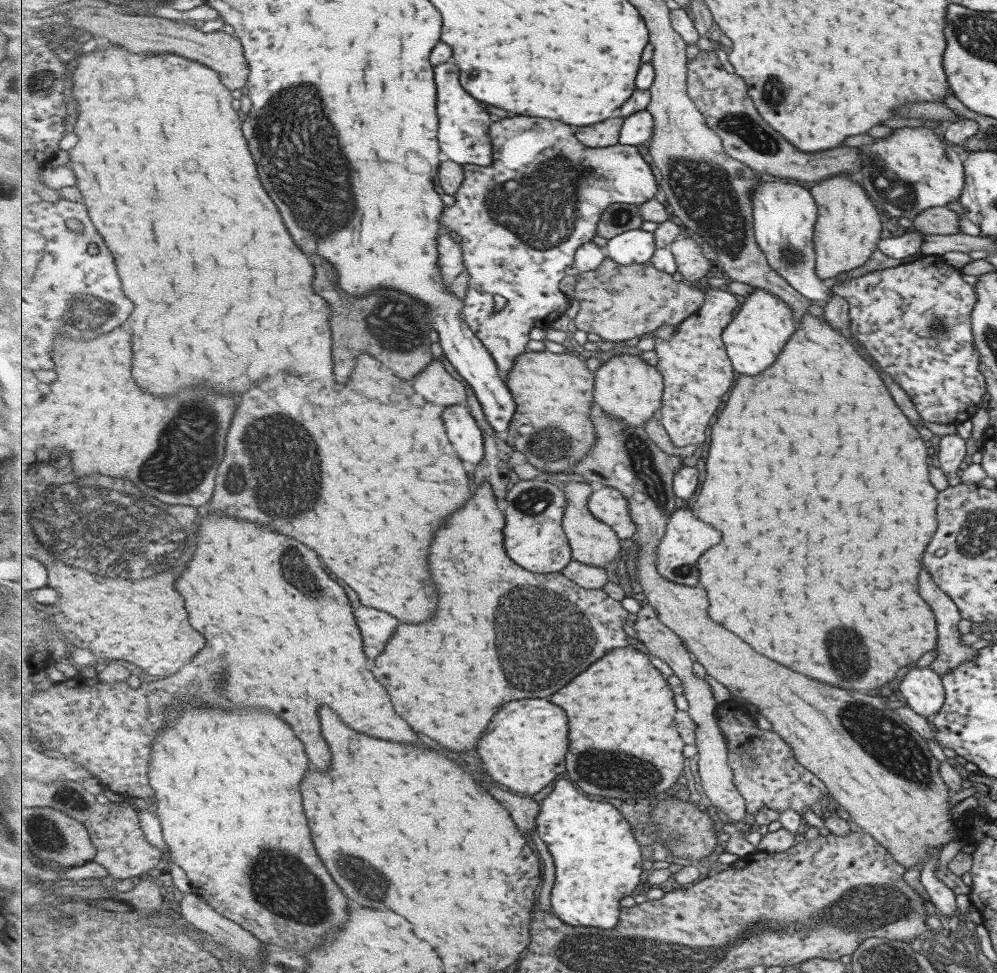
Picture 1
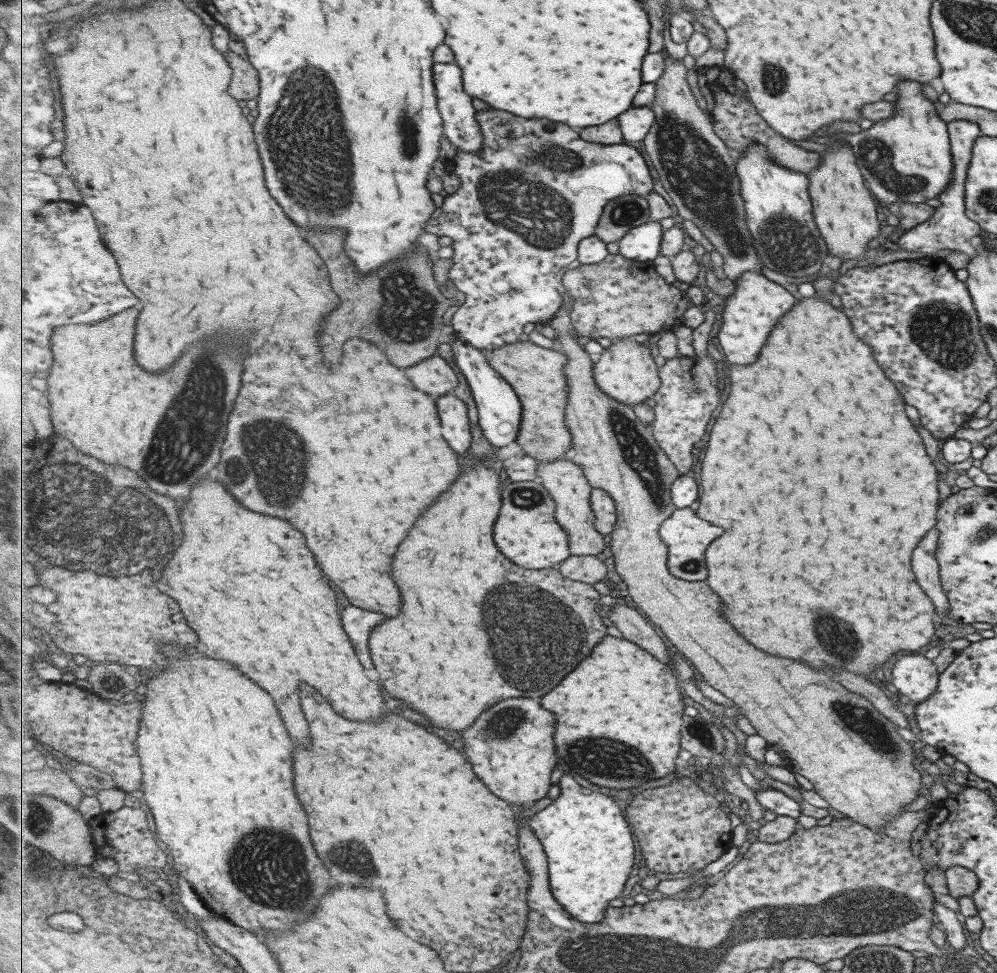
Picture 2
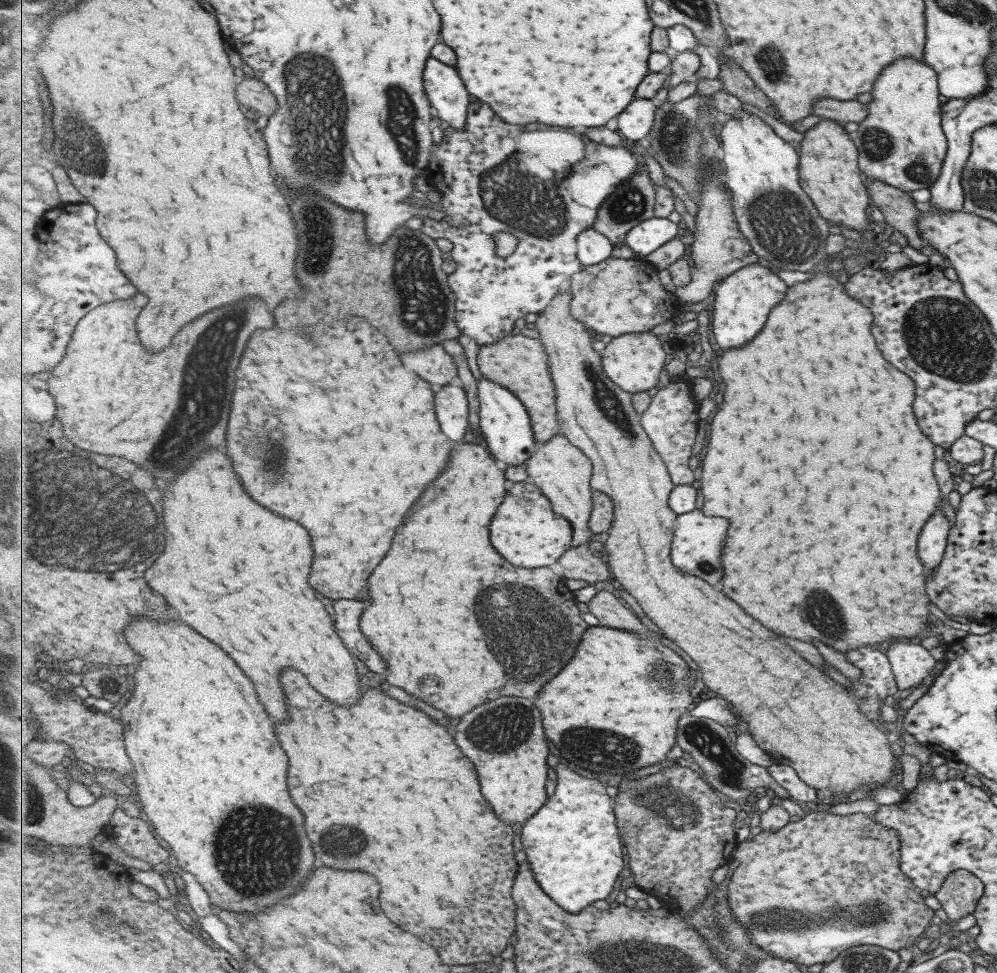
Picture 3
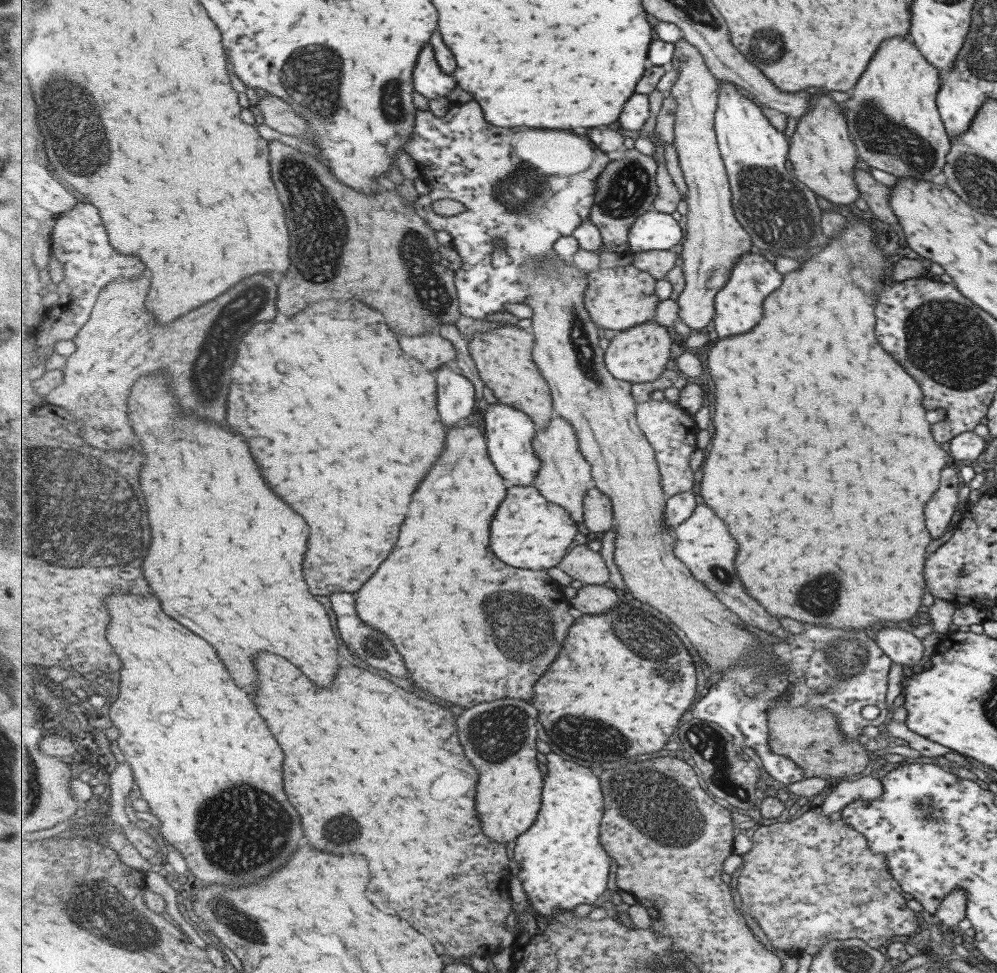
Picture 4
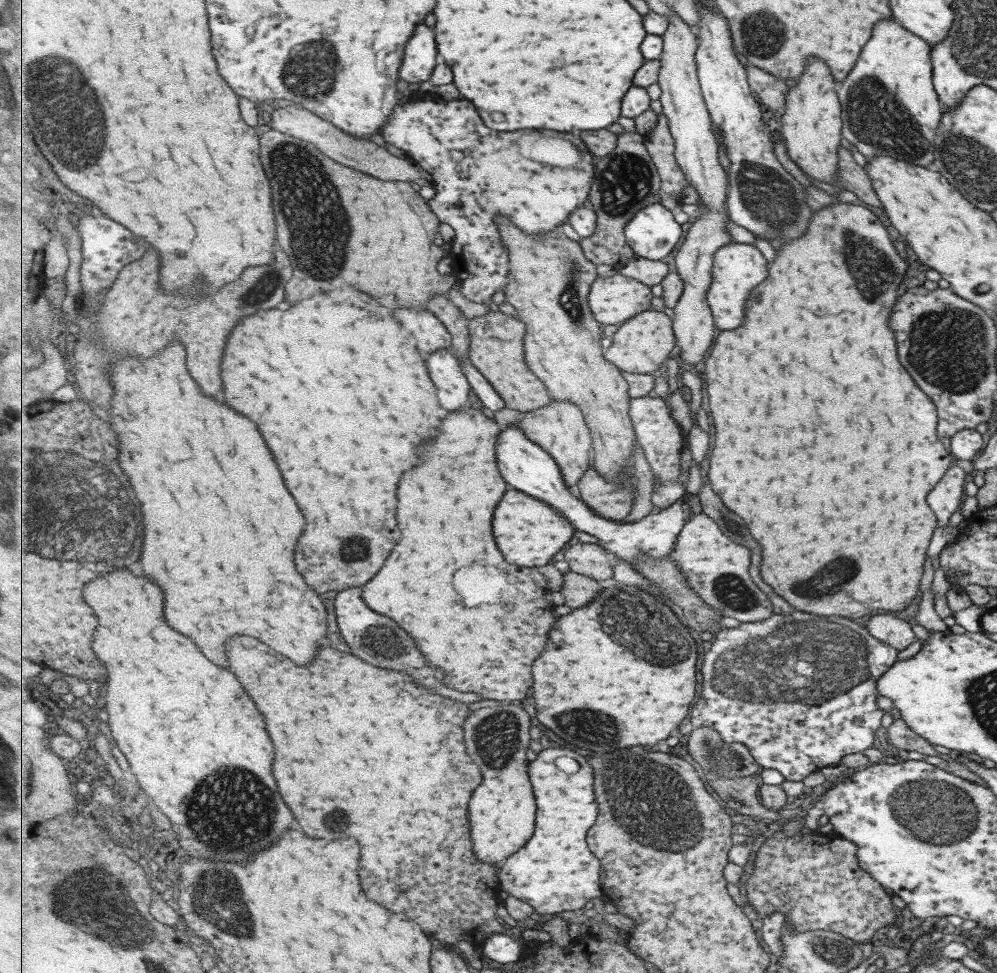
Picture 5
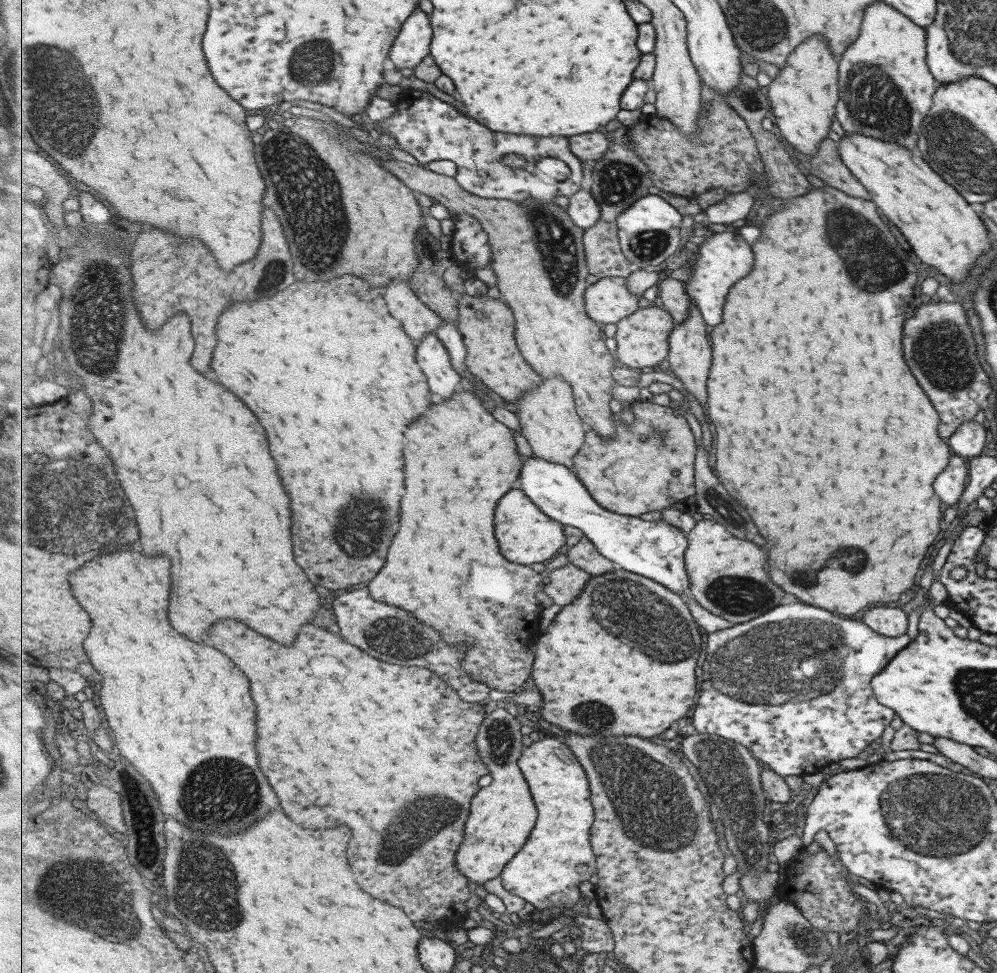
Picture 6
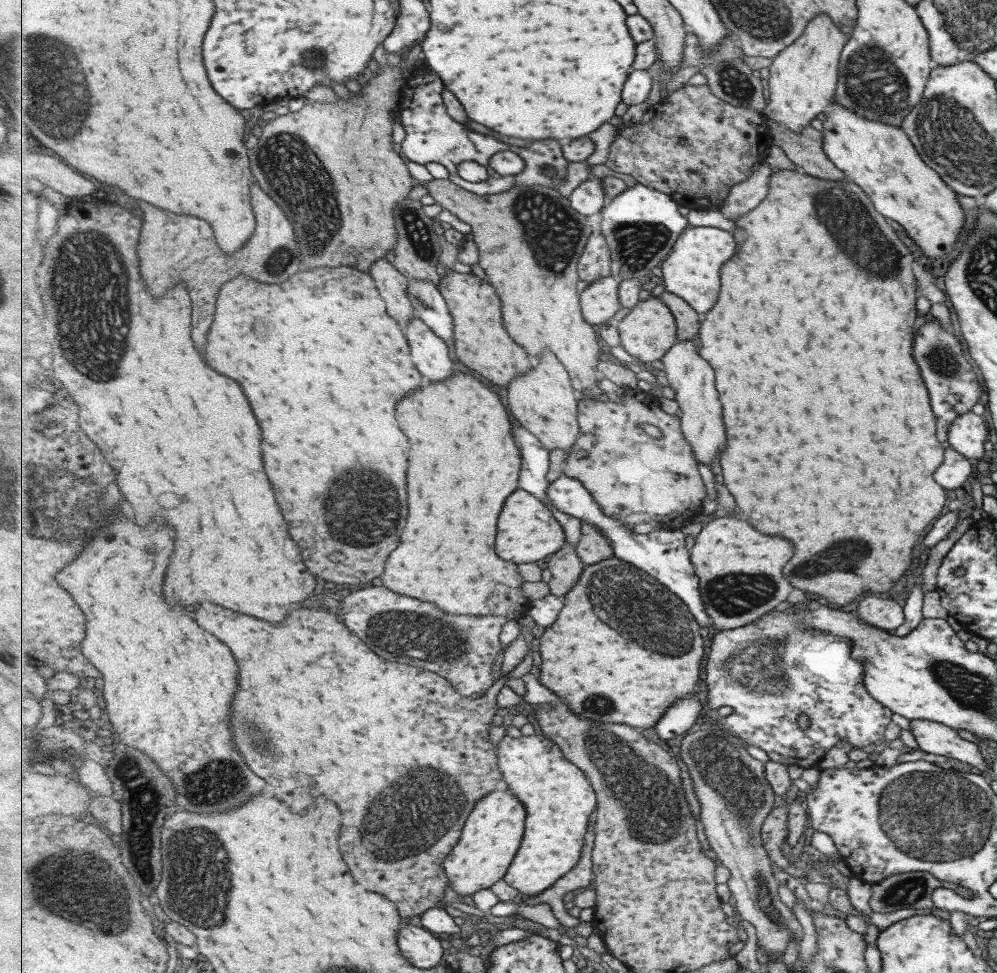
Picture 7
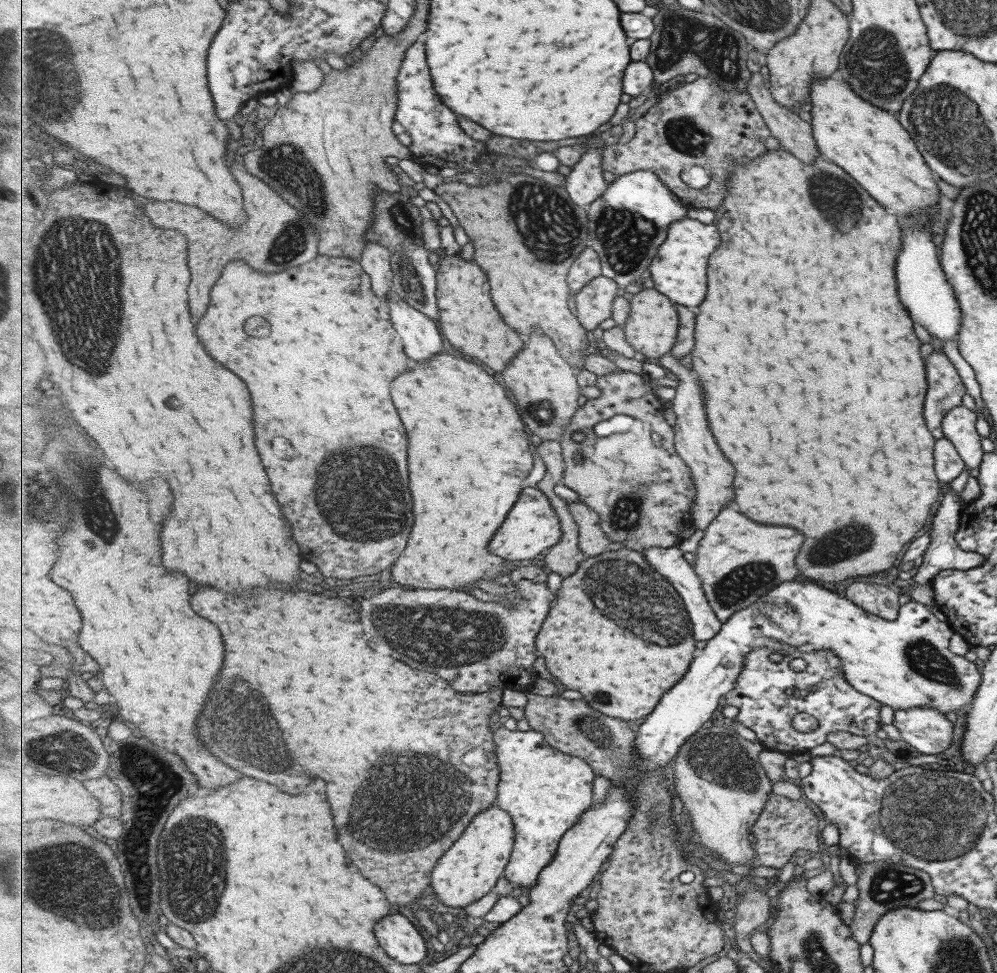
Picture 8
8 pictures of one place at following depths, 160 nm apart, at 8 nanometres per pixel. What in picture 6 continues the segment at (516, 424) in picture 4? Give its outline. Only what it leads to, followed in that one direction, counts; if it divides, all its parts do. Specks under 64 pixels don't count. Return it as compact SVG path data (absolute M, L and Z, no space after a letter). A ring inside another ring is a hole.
M534 455L532 459L525 459L523 471L521 471L519 488L527 493L531 500L539 508L543 509L551 518L563 523L567 528L578 528L589 537L591 542L609 560L616 562L617 567L629 572L647 576L647 578L659 581L663 586L670 588L673 592L691 595L691 579L686 565L686 552L690 546L688 535L681 531L681 528L665 521L645 521L639 517L611 512L603 508L602 504L594 499L590 490L583 484L583 481L563 464L551 462L550 459L540 458Z

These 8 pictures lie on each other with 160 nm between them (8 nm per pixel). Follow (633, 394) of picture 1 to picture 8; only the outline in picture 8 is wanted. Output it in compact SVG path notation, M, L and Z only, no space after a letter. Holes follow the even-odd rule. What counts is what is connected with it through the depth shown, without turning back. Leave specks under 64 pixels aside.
M655 287L635 293L630 301L630 315L623 326L629 344L635 348L640 358L645 360L658 361L671 354L678 342L678 332L682 324L676 303Z

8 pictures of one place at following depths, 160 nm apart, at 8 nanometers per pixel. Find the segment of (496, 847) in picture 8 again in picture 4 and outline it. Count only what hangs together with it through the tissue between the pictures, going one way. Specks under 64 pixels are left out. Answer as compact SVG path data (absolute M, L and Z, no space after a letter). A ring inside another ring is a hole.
M513 698L487 701L466 709L458 716L459 736L462 745L467 748L467 758L483 776L477 791L477 810L483 822L483 832L487 832L487 836L495 842L517 840L537 822L542 810L544 777L537 761L537 720L539 710L533 704Z

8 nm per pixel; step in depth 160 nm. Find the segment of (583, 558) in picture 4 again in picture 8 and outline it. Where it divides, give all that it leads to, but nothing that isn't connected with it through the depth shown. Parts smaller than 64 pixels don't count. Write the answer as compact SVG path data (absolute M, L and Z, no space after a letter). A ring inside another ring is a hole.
M572 502L570 510L580 526L580 547L589 557L604 554L605 548L612 540L602 529L602 520L599 513L583 502Z

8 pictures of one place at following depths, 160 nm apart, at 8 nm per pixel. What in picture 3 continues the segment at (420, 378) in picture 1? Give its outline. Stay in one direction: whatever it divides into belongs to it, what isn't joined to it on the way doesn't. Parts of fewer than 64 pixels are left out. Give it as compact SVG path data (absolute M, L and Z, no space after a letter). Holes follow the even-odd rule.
M444 344L431 346L429 350L417 350L411 354L403 354L403 362L413 372L419 372L423 378L431 380L431 384L435 384L435 389L456 381L455 357L447 353Z

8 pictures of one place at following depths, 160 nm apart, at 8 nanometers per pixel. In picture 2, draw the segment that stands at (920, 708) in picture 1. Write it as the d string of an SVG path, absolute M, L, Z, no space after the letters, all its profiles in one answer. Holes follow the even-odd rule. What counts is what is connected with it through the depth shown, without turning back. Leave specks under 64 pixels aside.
M916 652L897 657L891 668L891 682L903 700L916 705L935 690L938 675L931 661Z

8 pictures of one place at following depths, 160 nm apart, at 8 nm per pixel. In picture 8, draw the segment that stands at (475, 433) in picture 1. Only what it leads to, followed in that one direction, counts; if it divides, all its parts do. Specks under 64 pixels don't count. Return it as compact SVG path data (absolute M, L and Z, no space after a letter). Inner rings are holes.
M392 293L387 303L391 308L393 324L403 336L407 354L417 362L425 362L443 350L442 329L430 316L409 304L399 295Z

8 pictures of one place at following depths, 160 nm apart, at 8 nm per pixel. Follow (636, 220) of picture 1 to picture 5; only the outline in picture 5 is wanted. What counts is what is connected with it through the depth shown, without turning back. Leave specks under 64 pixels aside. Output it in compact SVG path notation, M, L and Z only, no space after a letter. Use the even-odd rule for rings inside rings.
M639 132L619 134L617 148L596 163L595 180L589 202L598 214L598 227L593 236L581 238L586 257L597 264L609 264L619 269L636 258L635 251L628 245L626 224L646 206L659 203L662 178L657 165L646 147L646 136Z

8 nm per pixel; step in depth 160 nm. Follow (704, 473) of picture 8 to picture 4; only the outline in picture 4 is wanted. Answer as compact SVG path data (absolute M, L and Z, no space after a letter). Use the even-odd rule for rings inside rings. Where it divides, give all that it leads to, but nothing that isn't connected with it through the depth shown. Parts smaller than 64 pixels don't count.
M687 39L675 44L675 54L668 69L680 70L678 79L670 91L675 98L675 140L679 162L689 185L686 215L686 238L680 257L685 274L685 290L676 298L677 318L691 332L705 330L715 316L715 299L718 291L728 283L732 270L741 256L749 253L754 242L739 222L733 205L733 192L726 161L722 157L715 126L719 79L706 63L703 53Z

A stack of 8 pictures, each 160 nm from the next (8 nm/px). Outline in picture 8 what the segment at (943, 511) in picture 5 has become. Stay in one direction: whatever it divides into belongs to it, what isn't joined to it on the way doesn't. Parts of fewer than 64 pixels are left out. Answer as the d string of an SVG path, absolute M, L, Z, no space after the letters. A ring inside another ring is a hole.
M945 437L935 440L933 460L935 460L935 476L939 482L951 483L963 472L962 458L958 455L951 441Z

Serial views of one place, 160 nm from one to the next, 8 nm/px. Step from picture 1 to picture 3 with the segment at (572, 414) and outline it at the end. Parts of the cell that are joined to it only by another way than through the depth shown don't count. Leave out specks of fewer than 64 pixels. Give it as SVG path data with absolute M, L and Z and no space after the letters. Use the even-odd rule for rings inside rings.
M515 332L495 344L480 346L478 366L482 376L491 382L511 389L527 407L532 418L537 444L548 443L554 436L561 435L558 419L558 395L551 376L551 361L547 349L538 338L527 338Z

